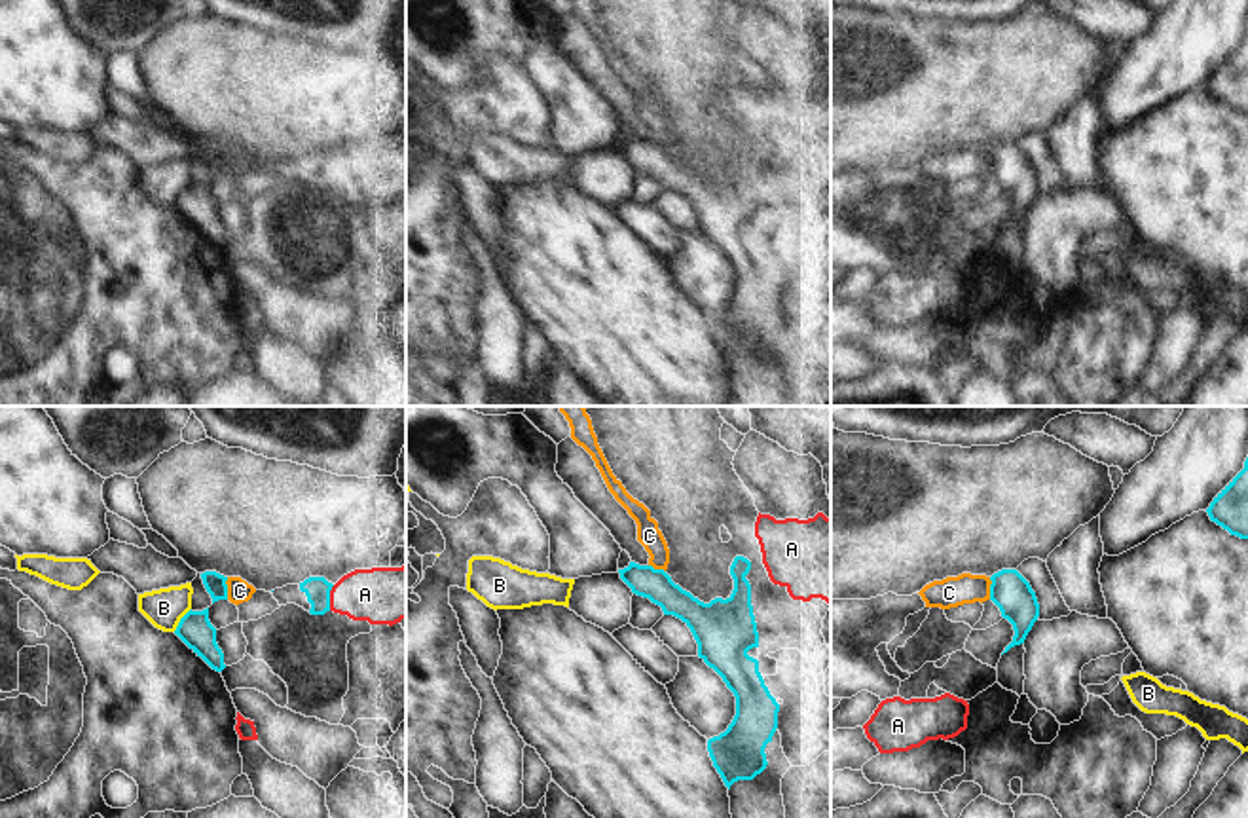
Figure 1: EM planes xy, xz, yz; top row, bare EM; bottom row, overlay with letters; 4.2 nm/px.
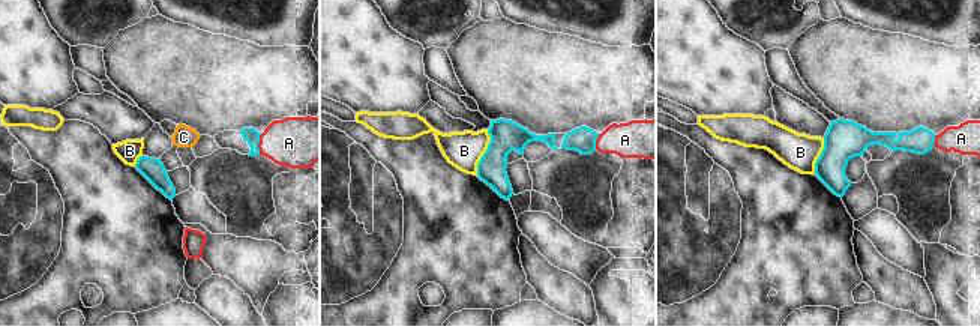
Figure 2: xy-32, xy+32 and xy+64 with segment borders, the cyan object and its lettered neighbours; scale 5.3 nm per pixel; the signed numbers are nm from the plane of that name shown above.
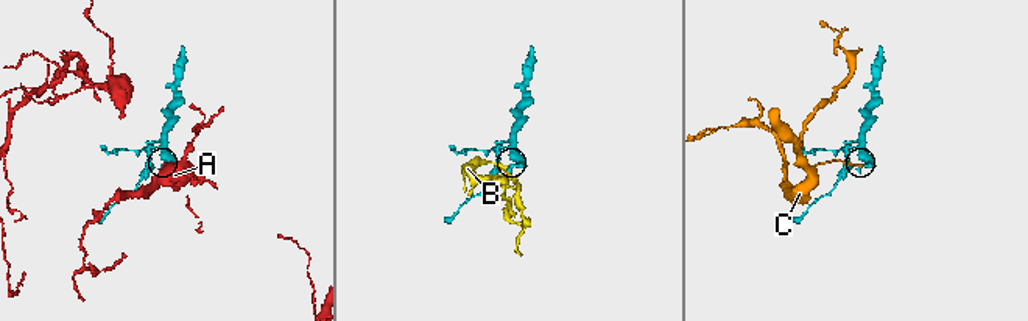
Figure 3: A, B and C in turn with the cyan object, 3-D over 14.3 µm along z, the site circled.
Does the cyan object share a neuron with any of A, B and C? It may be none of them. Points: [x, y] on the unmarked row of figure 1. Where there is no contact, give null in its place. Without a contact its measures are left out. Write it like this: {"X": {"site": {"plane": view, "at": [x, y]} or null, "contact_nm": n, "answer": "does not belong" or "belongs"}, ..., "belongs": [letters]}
{"A": {"site": {"plane": "xy", "at": [329, 173]}, "contact_nm": 110, "answer": "belongs"}, "B": {"site": {"plane": "xy", "at": [181, 194]}, "contact_nm": 130, "answer": "does not belong"}, "C": {"site": {"plane": "xy", "at": [226, 164]}, "contact_nm": 100, "answer": "does not belong"}, "belongs": ["A"]}

